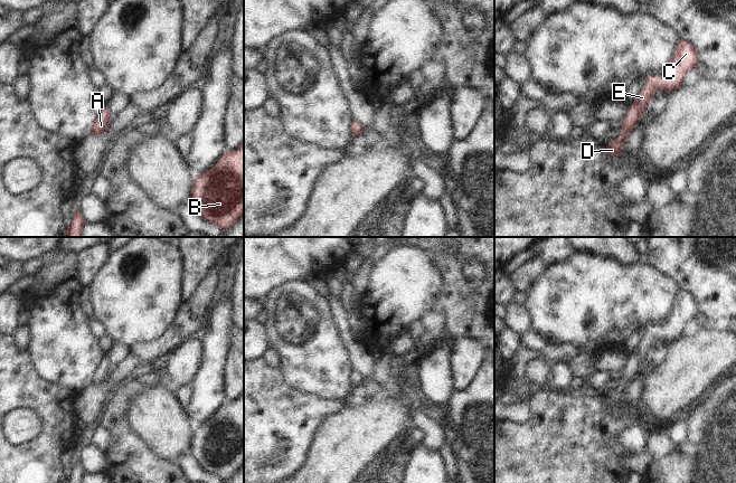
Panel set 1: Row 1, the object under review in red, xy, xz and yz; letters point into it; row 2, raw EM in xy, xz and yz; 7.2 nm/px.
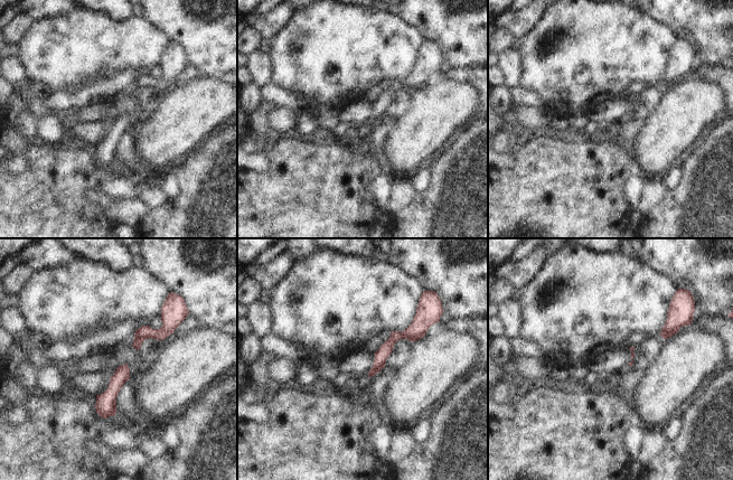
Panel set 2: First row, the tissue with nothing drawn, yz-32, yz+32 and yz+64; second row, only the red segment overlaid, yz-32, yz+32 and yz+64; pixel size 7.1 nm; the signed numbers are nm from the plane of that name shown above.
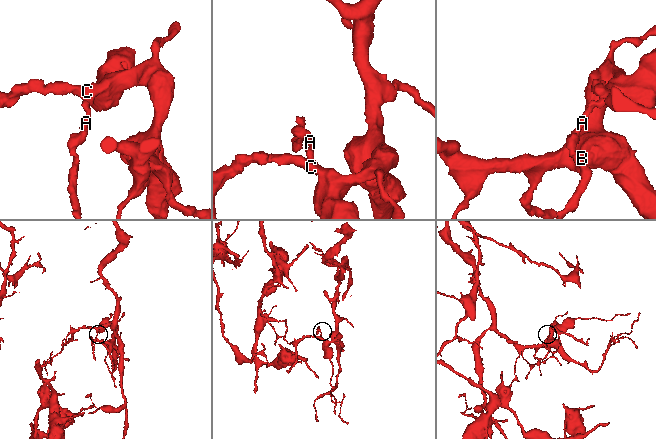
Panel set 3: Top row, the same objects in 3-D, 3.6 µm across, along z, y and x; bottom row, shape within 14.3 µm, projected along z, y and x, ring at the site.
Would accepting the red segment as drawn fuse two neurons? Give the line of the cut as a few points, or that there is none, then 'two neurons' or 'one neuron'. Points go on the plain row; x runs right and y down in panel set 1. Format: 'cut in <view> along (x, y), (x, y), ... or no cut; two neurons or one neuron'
no cut; one neuron

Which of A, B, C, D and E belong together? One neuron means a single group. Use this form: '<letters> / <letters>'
A B C D E

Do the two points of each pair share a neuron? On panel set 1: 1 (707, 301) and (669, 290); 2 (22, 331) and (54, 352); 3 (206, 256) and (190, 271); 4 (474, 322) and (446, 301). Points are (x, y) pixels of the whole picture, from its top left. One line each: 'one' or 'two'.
1: two
2: two
3: one
4: one

